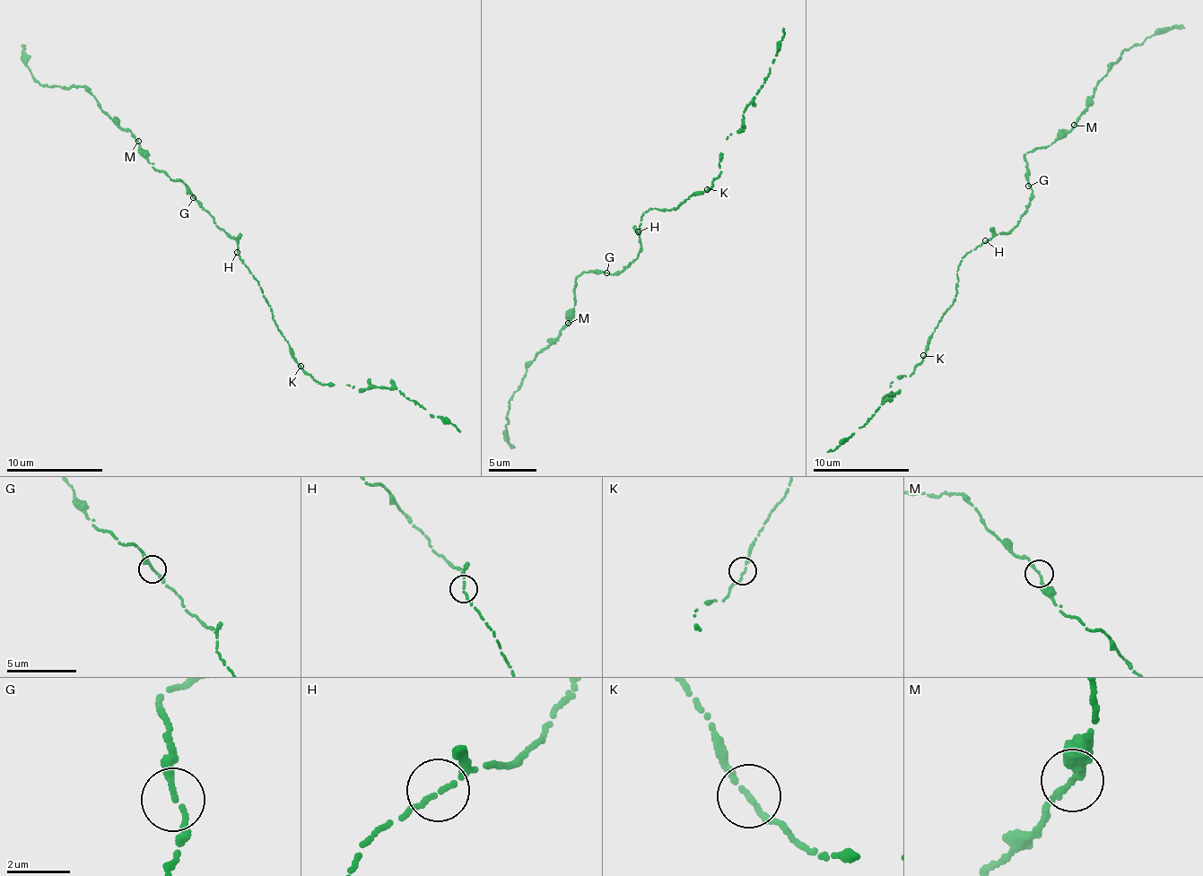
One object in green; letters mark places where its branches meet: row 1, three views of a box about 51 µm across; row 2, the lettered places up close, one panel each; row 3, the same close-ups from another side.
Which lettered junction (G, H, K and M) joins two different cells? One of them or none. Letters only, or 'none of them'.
none of them

